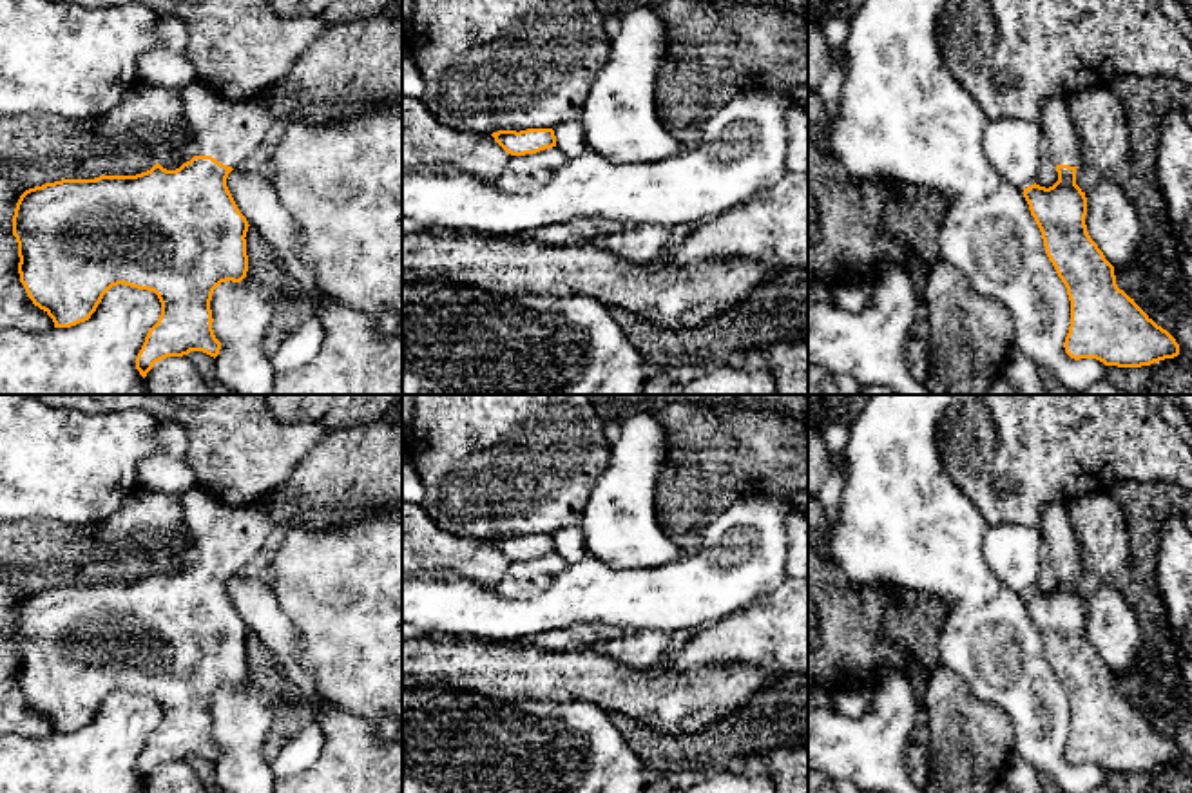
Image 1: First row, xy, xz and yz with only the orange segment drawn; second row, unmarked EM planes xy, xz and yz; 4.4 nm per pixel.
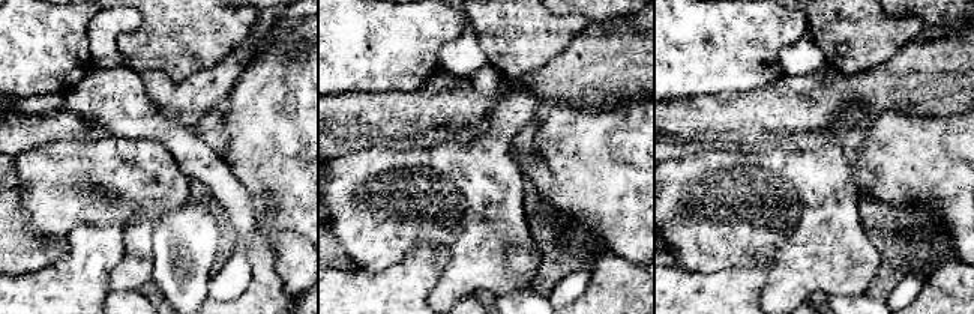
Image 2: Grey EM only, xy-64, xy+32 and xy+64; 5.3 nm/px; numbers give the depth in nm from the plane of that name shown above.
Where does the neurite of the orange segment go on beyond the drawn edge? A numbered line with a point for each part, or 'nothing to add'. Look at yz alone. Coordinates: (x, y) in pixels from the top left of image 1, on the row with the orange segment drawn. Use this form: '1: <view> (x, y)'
1: yz (1060, 136)

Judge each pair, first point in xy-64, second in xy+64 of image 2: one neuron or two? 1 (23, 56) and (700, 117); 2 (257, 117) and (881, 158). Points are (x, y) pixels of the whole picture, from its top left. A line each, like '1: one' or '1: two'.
1: two
2: one

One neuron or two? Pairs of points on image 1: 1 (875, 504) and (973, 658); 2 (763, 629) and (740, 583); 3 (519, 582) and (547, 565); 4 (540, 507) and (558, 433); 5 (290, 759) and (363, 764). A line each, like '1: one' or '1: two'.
1: one
2: two
3: one
4: one
5: two

